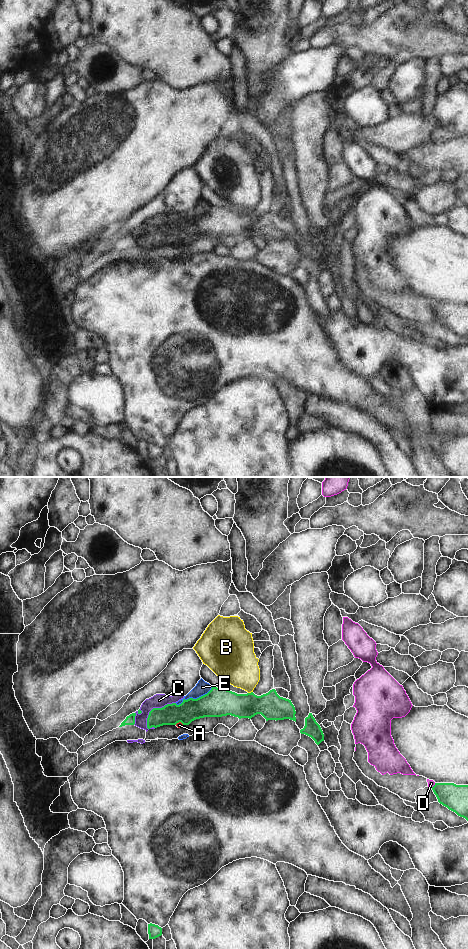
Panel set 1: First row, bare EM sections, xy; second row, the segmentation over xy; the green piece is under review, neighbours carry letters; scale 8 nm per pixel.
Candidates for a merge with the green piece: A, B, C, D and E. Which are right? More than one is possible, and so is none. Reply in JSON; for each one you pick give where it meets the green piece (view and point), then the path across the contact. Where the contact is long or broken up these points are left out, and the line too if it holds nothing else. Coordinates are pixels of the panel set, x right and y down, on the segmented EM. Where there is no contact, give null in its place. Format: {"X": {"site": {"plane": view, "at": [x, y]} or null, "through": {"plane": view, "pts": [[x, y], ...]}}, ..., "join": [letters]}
{"join": []}

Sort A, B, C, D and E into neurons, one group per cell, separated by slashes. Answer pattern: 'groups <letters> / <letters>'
groups A C E / B / D

